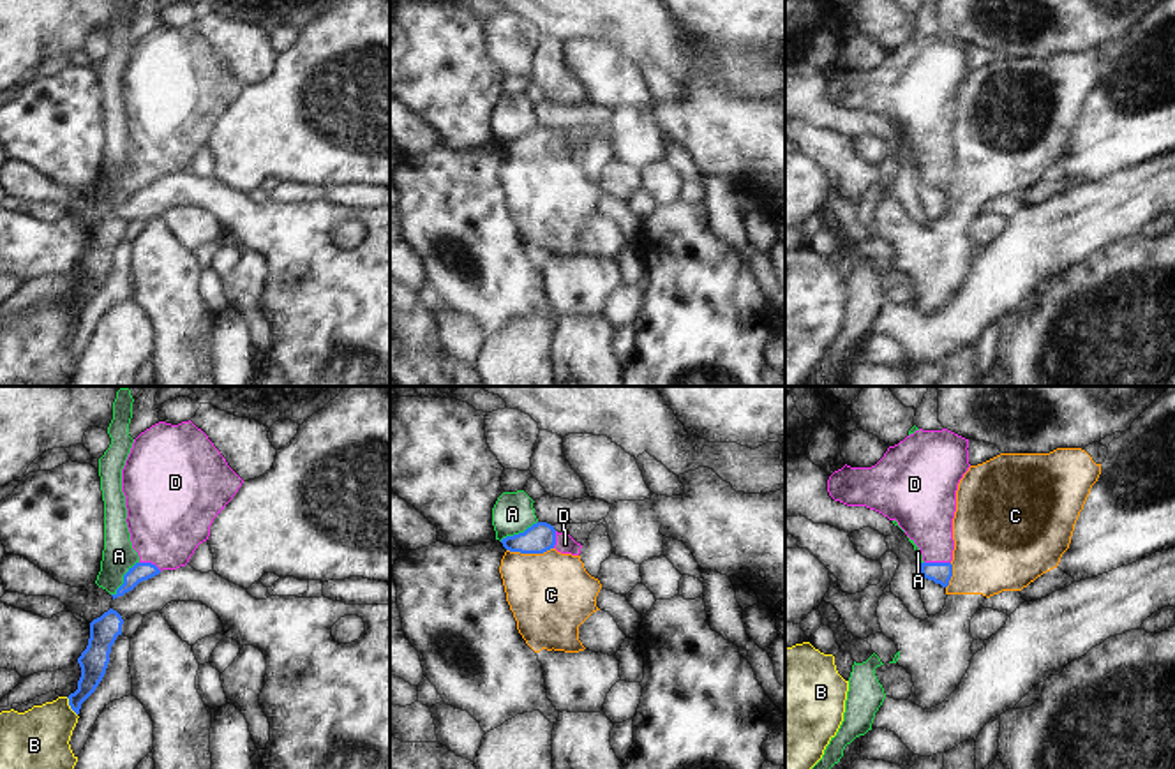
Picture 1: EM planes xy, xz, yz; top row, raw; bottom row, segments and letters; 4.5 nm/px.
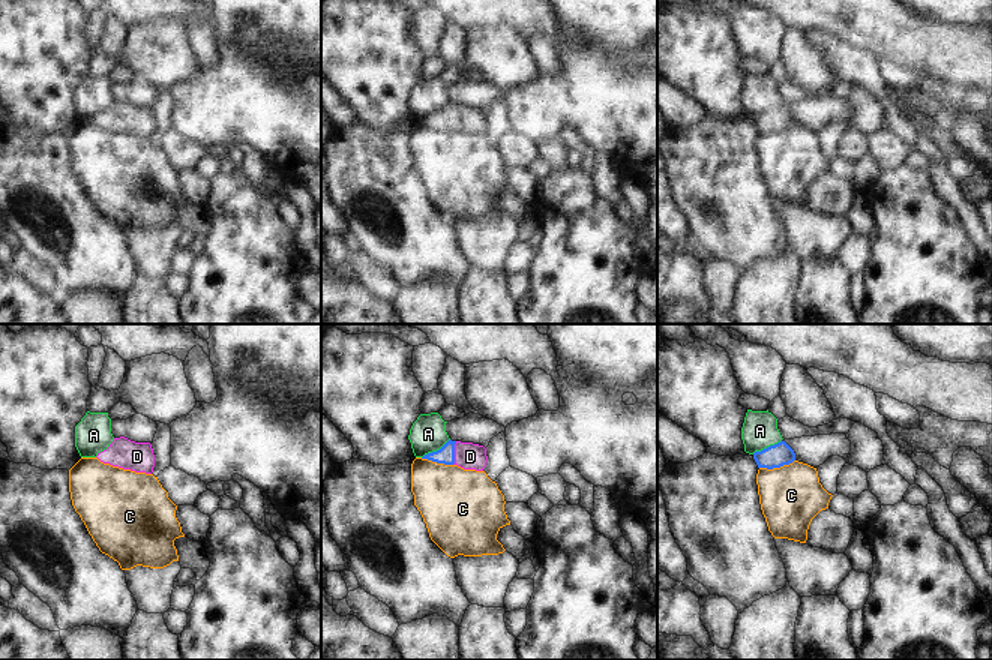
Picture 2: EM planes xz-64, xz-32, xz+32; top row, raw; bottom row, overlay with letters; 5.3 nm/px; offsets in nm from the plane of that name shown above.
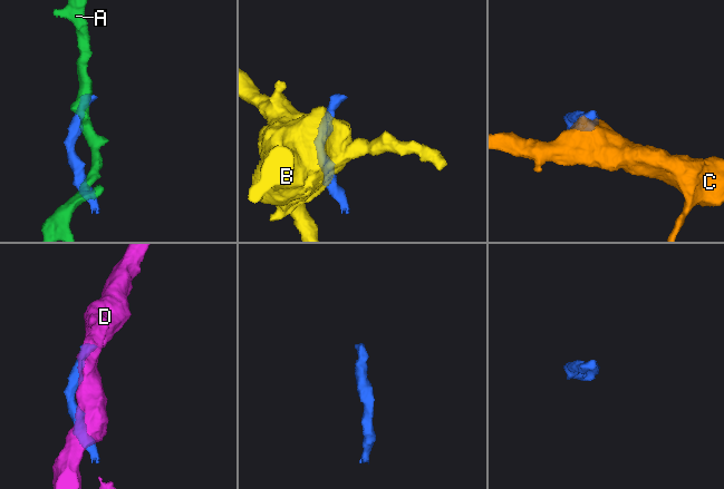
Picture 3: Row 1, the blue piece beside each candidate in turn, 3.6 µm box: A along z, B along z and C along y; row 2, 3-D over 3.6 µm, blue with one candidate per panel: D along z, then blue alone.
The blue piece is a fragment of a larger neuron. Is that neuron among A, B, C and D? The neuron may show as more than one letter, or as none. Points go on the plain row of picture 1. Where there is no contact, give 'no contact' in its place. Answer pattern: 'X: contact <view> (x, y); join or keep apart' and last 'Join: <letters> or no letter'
A: contact xy (124, 184); keep apart
B: contact xy (69, 309); keep apart
C: contact xz (530, 157); keep apart
D: contact yz (937, 168); join
Join: D

